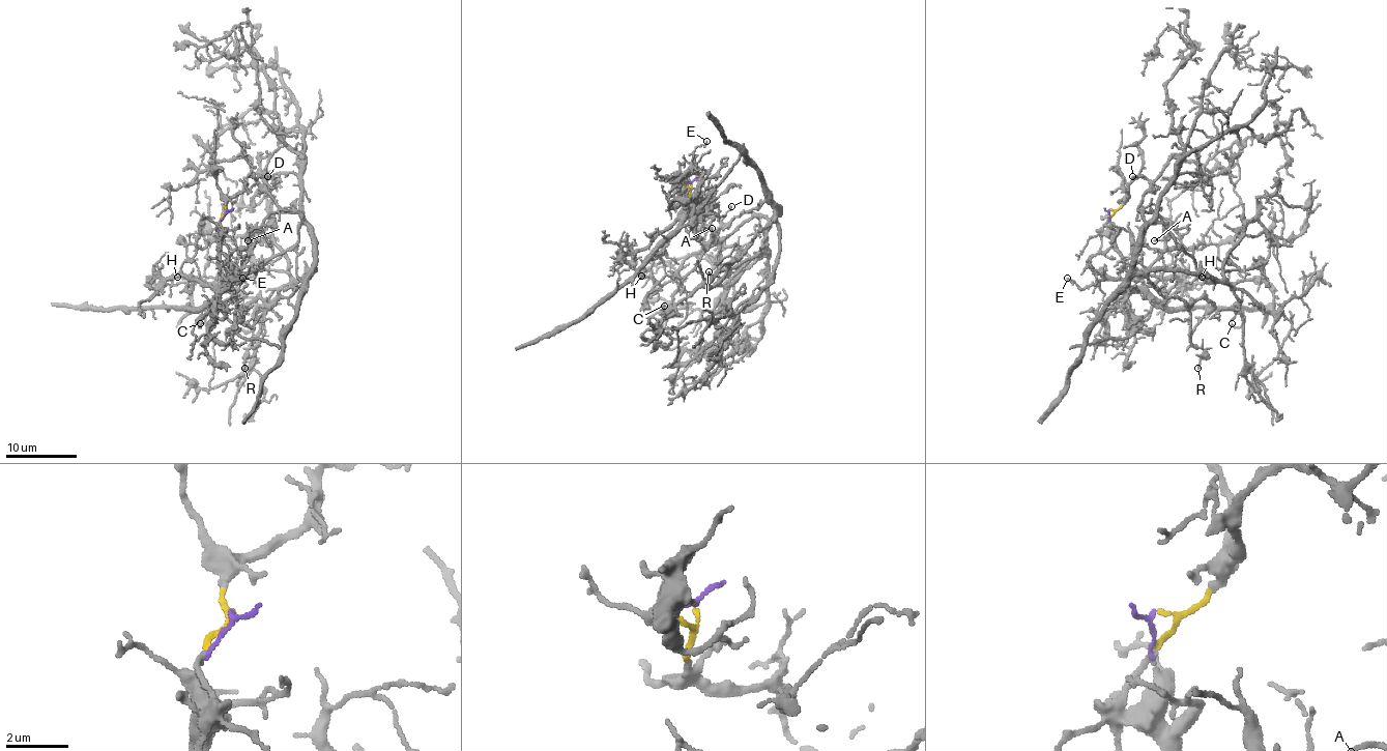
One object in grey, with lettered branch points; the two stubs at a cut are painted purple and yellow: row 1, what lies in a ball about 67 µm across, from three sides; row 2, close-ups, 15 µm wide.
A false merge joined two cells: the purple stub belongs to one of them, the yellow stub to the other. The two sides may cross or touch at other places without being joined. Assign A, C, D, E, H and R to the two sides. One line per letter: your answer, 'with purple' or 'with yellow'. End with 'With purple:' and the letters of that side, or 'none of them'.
A: with yellow
C: with yellow
D: with yellow
E: with purple
H: with yellow
R: with yellow
With purple: E

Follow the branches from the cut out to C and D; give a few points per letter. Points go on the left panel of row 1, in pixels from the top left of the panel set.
C: (227, 208), (252, 176), (296, 212), (299, 238), (241, 281), (214, 283), (200, 323)
D: (227, 208), (225, 205), (244, 185), (248, 176), (267, 176)

